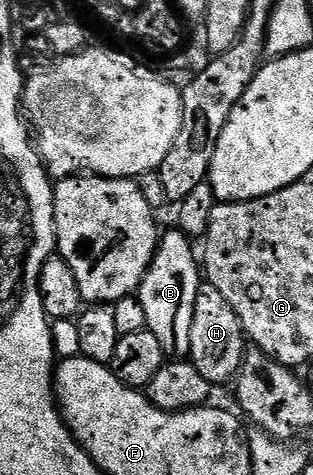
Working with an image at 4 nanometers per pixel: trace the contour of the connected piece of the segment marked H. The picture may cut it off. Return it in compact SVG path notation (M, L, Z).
M203 283L196 299L196 313L192 319L192 347L188 360L210 381L211 386L218 387L225 381L233 382L238 376L238 368L242 366L248 352L248 338L242 330L236 311L209 283Z

